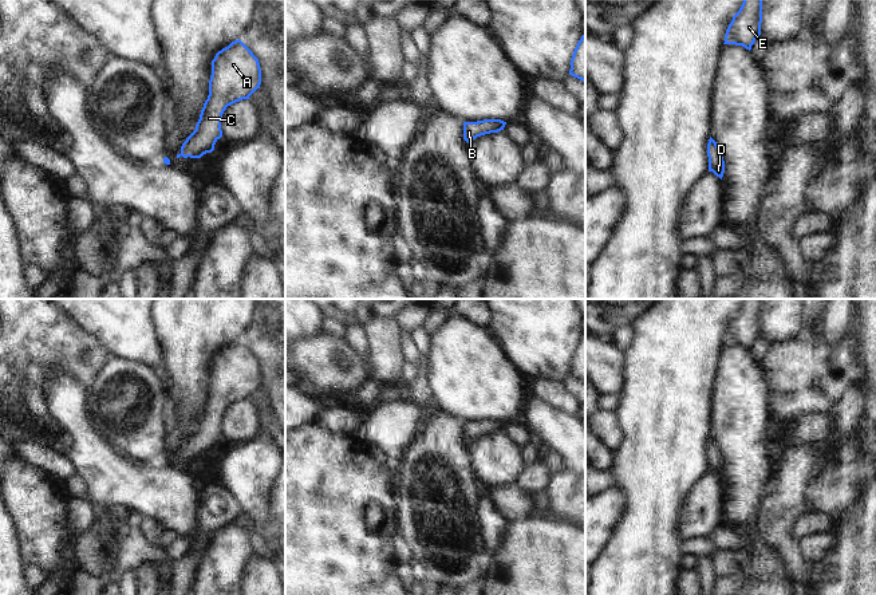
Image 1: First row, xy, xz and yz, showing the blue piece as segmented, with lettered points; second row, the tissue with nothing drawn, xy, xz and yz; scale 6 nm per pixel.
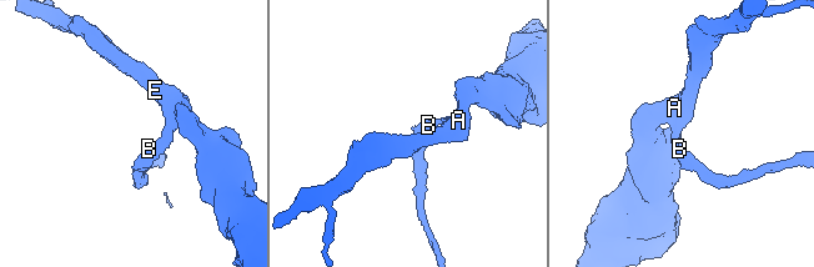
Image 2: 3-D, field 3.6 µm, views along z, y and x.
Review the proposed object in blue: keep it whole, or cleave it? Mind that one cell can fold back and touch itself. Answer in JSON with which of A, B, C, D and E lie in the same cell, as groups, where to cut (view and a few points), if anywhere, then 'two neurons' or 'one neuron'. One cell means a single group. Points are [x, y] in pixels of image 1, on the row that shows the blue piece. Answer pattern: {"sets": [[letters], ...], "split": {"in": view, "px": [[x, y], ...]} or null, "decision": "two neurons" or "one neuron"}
{"sets": [["A", "B", "C", "D", "E"]], "split": null, "decision": "one neuron"}

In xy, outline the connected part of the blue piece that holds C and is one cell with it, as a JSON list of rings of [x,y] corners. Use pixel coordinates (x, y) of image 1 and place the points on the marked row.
[[[240,39],[218,51],[212,60],[208,99],[201,110],[196,130],[182,143],[181,153],[177,154],[177,158],[181,155],[184,158],[201,158],[204,154],[212,153],[216,142],[222,137],[221,119],[226,107],[242,99],[249,99],[260,88],[260,84],[261,68],[259,59]]]

